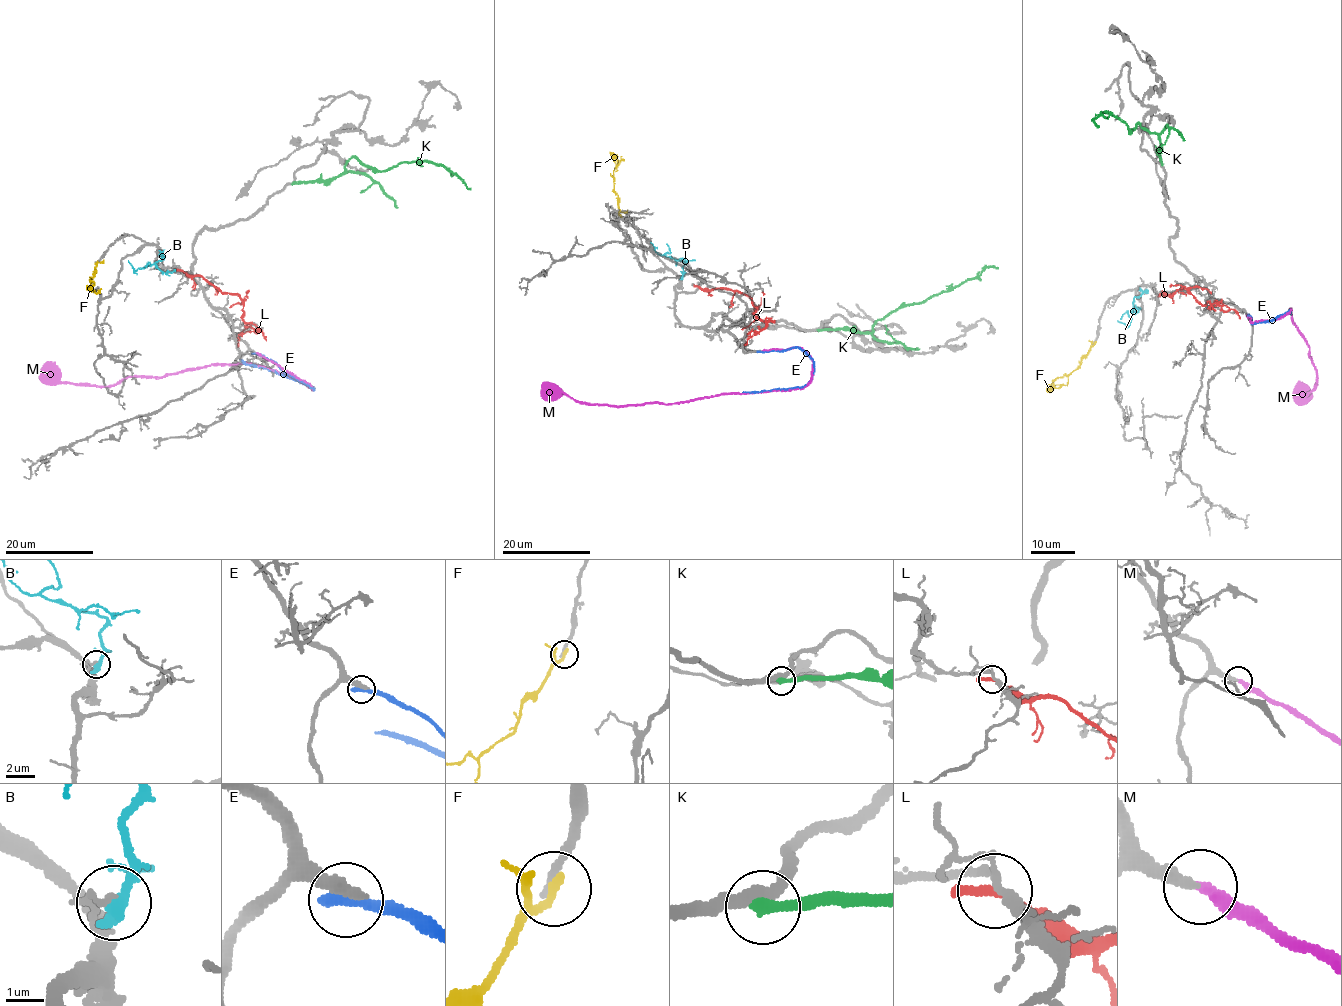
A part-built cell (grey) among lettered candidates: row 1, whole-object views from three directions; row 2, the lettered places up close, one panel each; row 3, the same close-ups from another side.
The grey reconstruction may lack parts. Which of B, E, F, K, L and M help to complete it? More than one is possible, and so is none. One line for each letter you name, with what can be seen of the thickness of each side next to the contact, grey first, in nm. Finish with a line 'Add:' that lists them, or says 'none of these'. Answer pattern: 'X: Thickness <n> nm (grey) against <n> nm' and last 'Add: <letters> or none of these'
M: Thickness 300 nm (grey) against 360 nm
Add: M

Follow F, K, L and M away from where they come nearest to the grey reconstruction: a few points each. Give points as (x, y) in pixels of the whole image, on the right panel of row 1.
F: (1095, 344), (1078, 368), (1051, 385), (1061, 386), (1055, 388), (1054, 383)
K: (1162, 163), (1159, 137), (1144, 129), (1139, 123), (1130, 131), (1112, 112), (1101, 111), (1093, 119), (1099, 126)
L: (1159, 294), (1164, 294), (1163, 290), (1171, 296), (1187, 289), (1202, 304), (1223, 303), (1240, 318)
M: (1247, 315), (1253, 322), (1276, 320), (1291, 311), (1318, 381), (1307, 401), (1301, 395)

